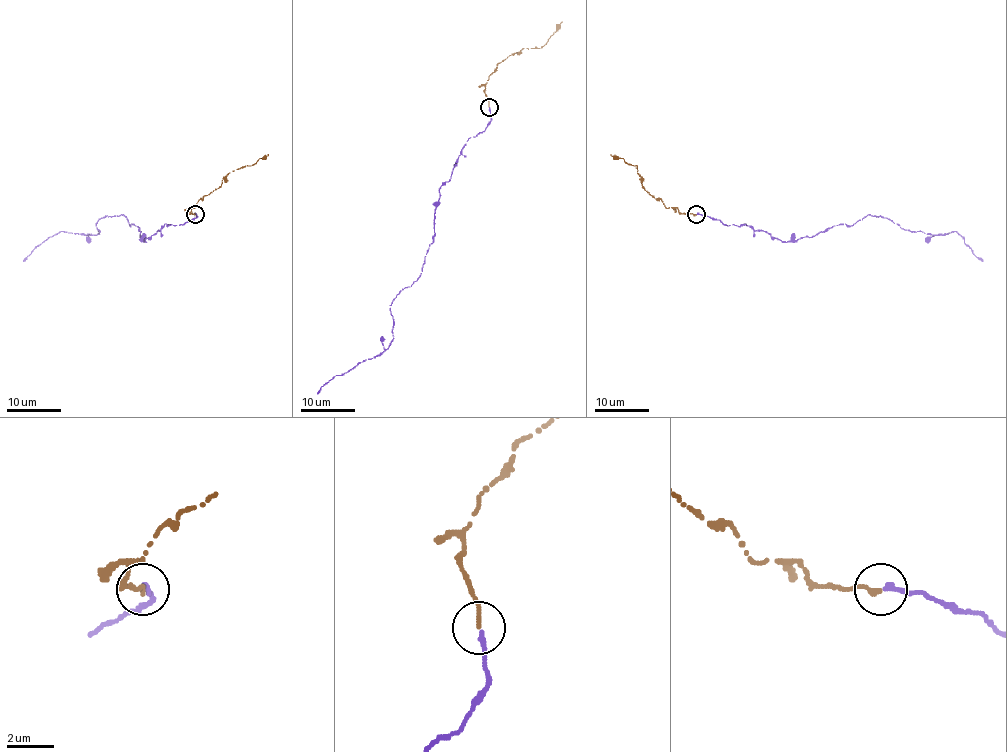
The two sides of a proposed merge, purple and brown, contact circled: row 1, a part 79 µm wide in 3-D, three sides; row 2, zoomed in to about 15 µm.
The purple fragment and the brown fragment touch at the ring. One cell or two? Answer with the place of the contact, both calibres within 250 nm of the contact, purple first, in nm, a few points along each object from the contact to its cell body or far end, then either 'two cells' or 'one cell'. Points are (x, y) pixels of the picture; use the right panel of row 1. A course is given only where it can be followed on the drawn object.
at (696, 214); 240 nm thick on the purple side, 200 nm on the other; purple runs (696, 214), (782, 242), (881, 216), (909, 231), (955, 231), (982, 261); brown runs (696, 214), (666, 208), (643, 187), (636, 165), (610, 154); one cell

